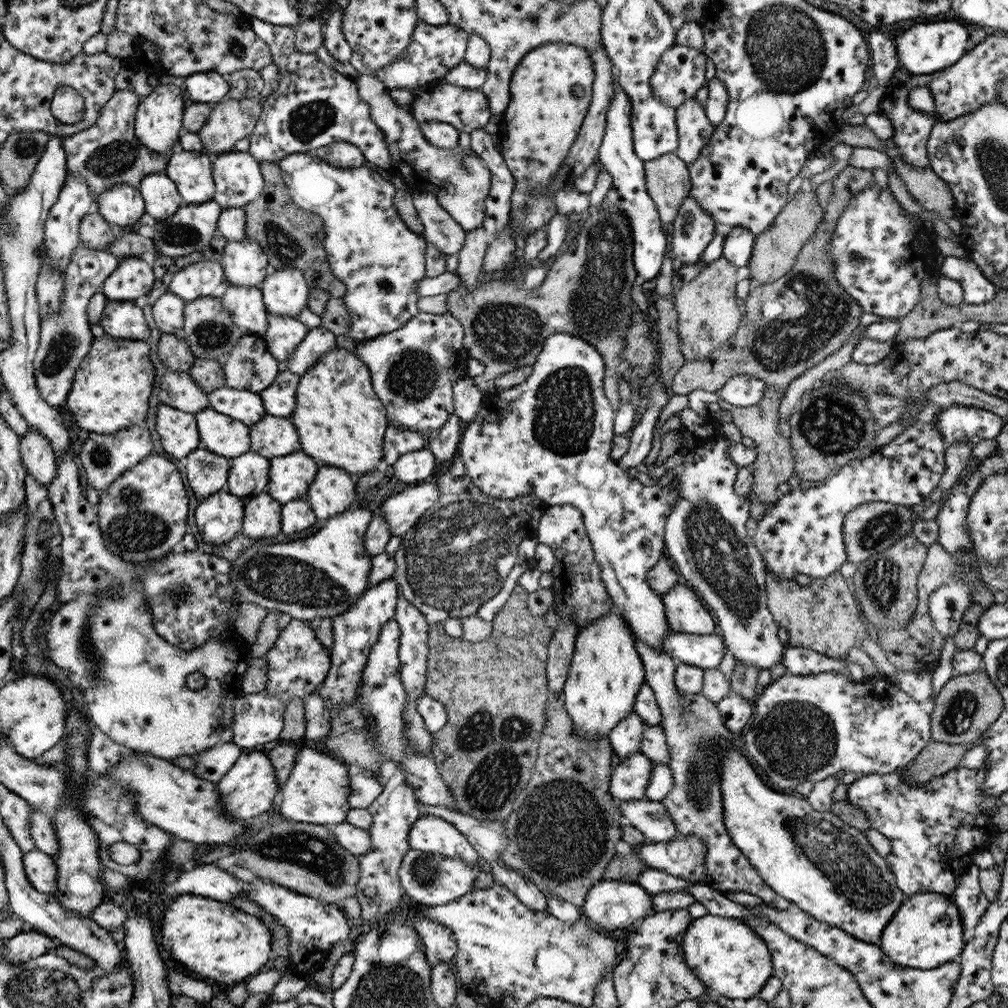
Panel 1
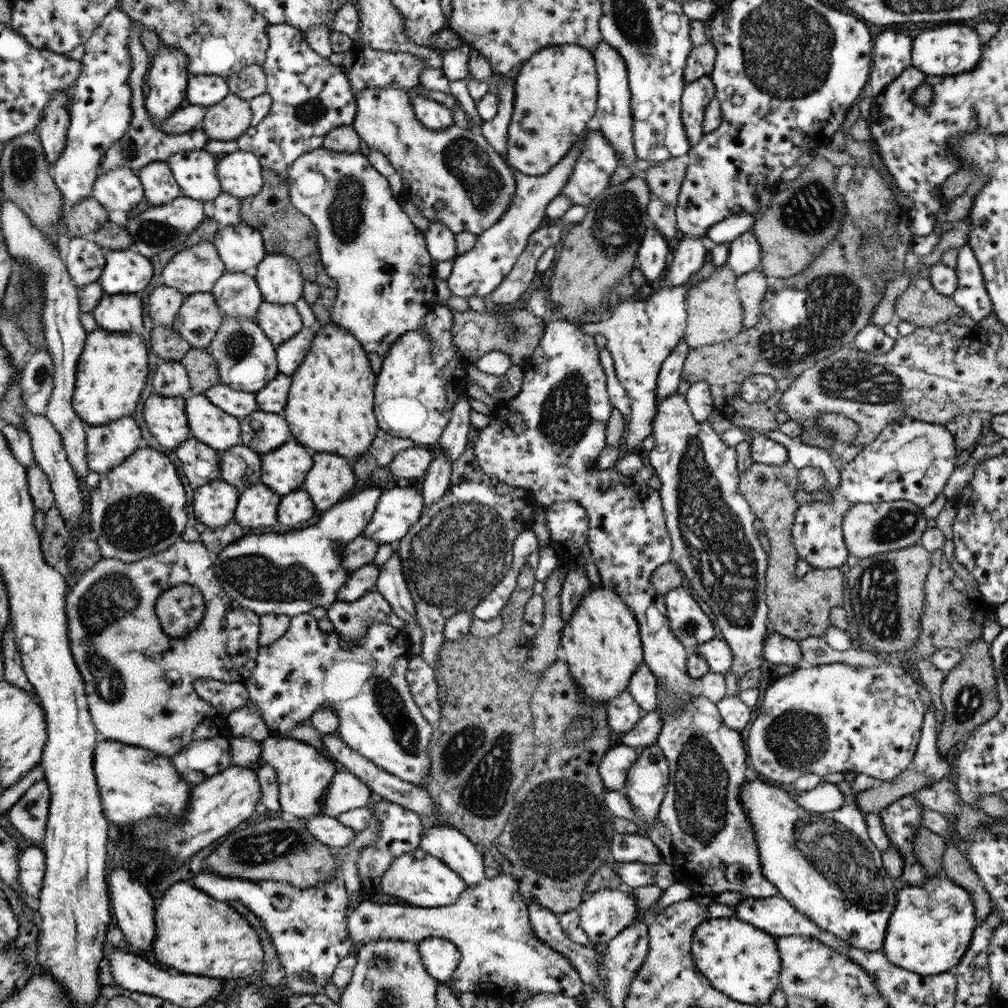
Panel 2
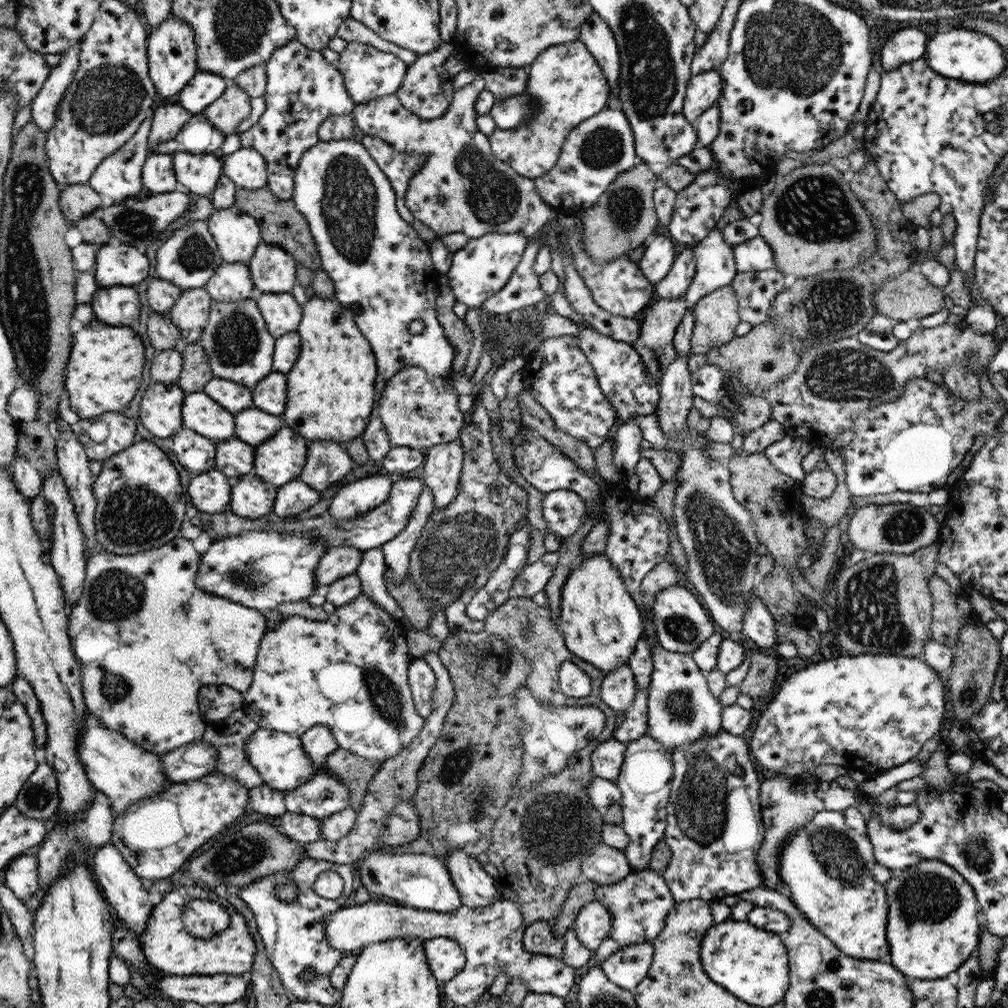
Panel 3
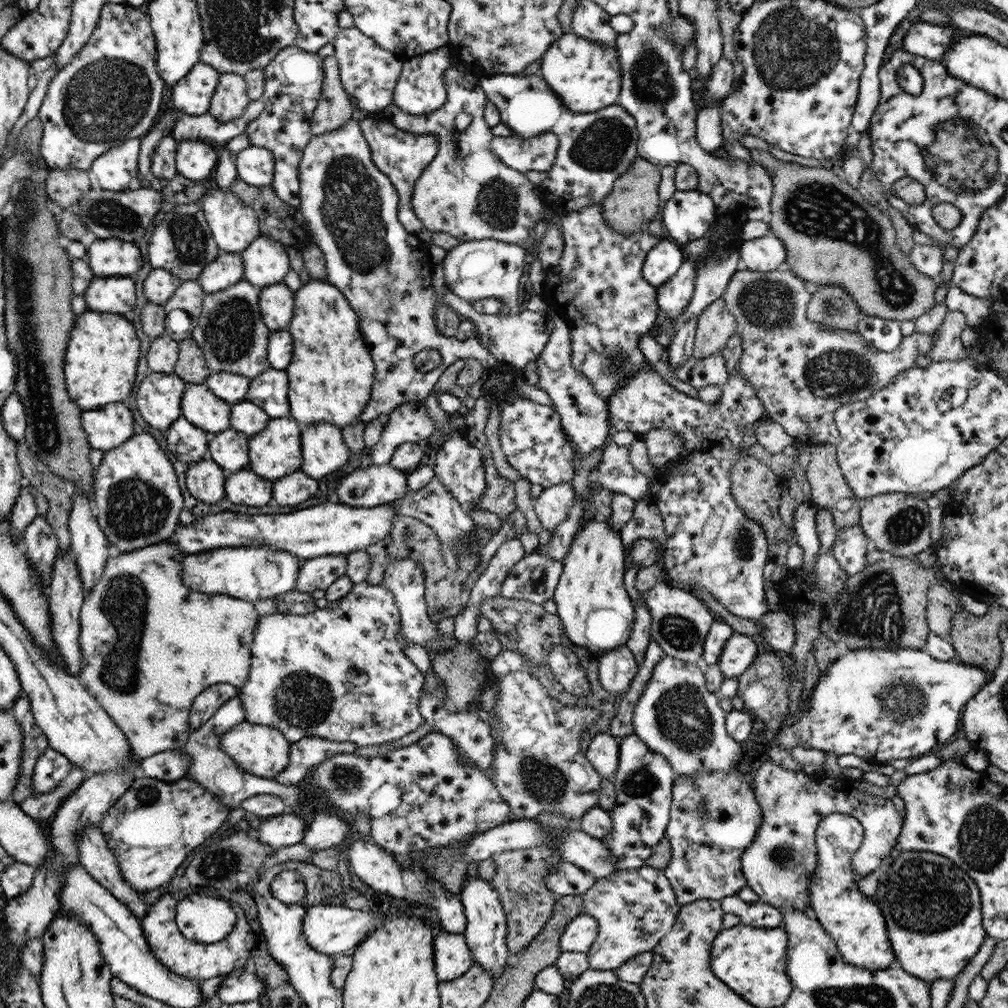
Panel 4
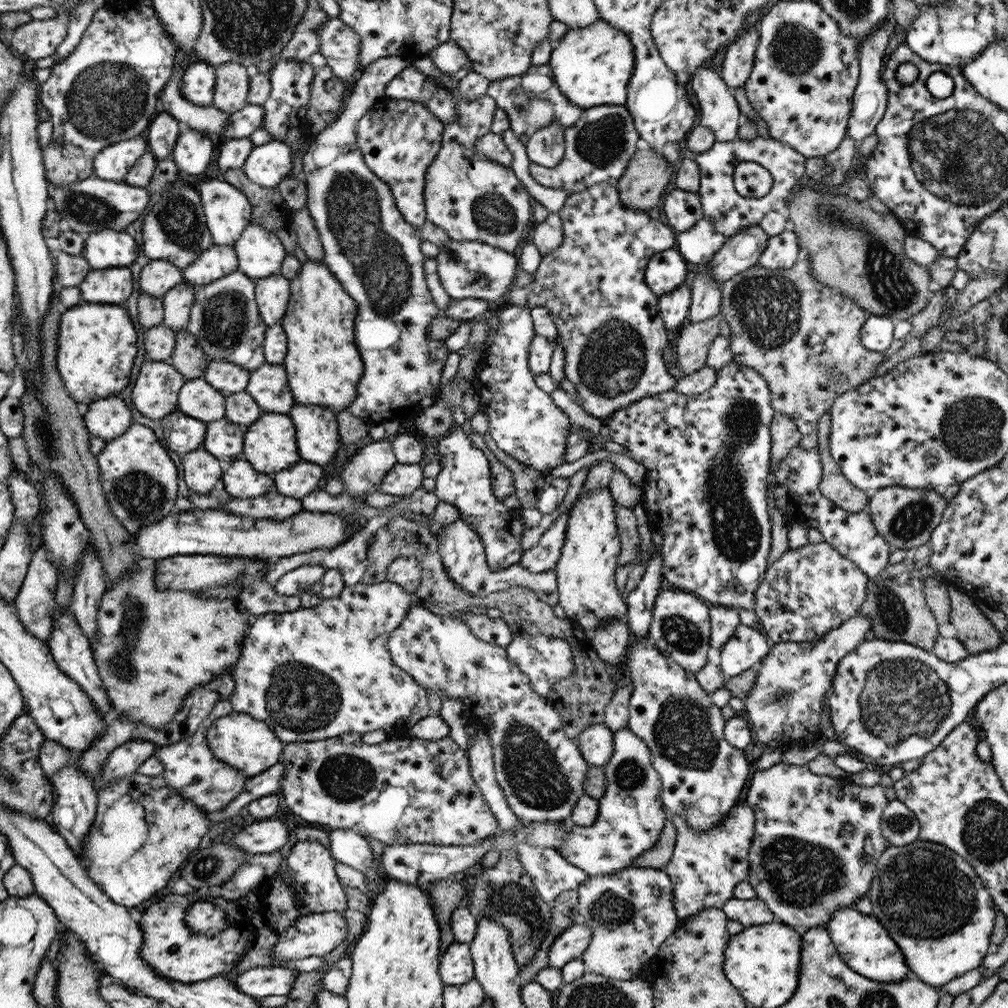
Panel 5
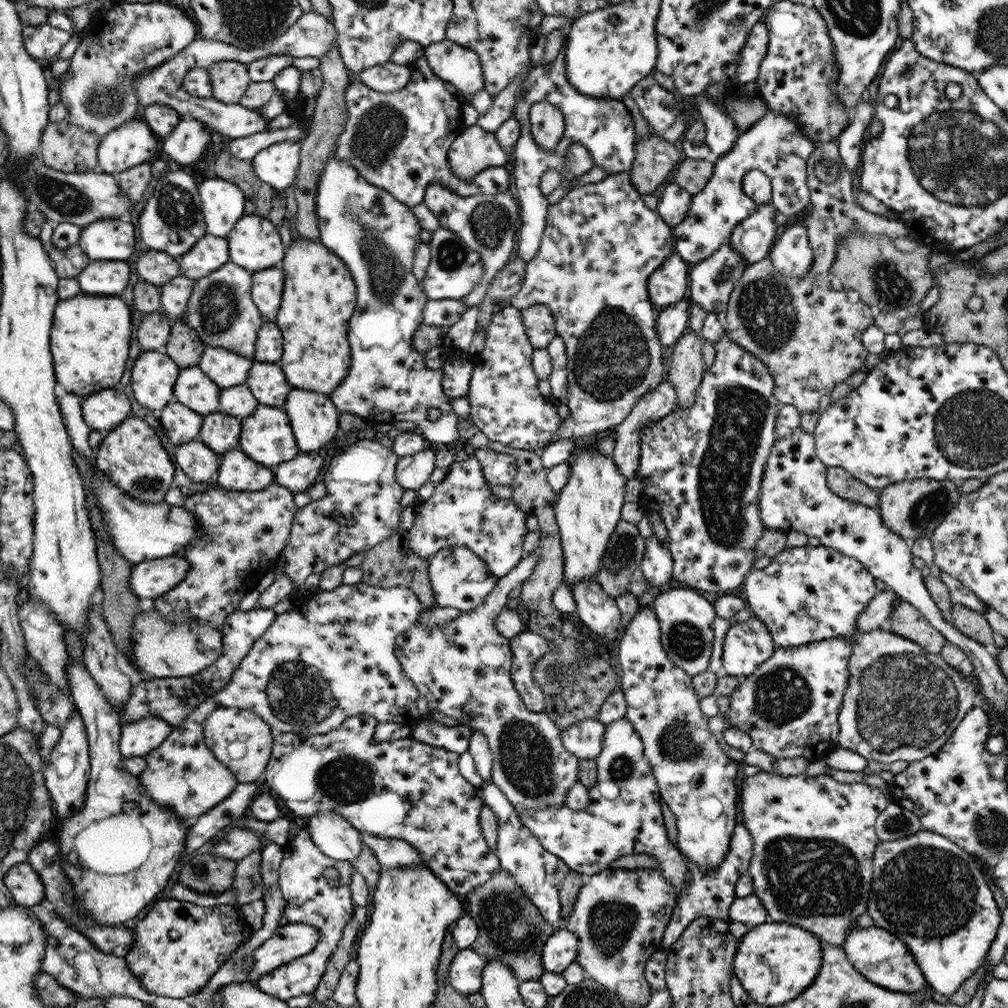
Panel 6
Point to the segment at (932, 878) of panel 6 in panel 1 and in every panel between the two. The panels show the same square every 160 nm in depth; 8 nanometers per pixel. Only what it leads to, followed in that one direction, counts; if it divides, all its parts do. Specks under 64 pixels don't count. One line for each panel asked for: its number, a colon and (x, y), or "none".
1: (926, 932)
2: (931, 927)
3: (933, 927)
4: (932, 909)
5: (934, 906)

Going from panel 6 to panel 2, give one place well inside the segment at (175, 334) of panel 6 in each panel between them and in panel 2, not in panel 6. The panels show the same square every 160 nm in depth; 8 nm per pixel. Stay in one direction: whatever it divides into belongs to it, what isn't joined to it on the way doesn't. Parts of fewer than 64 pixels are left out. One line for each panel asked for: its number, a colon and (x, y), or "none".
2: (201, 369)
3: (196, 372)
4: (192, 366)
5: (188, 357)

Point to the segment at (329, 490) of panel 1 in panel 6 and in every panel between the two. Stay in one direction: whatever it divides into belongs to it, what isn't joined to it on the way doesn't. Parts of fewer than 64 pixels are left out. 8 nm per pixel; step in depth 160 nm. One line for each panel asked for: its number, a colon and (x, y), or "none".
2: (331, 478)
3: (327, 462)
4: (324, 452)
5: (318, 435)
6: (314, 418)

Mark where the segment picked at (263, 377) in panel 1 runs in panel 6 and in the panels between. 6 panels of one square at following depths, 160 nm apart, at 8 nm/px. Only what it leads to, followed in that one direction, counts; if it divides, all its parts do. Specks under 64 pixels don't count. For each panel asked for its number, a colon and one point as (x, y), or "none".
2: (244, 354)
3: (239, 345)
4: (230, 331)
5: (224, 319)
6: (221, 309)

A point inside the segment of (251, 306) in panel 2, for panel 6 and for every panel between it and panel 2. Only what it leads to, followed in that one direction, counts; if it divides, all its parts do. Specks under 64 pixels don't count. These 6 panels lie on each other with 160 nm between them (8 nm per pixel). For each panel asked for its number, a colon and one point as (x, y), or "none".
3: (233, 282)
4: (228, 269)
5: (218, 261)
6: (211, 252)

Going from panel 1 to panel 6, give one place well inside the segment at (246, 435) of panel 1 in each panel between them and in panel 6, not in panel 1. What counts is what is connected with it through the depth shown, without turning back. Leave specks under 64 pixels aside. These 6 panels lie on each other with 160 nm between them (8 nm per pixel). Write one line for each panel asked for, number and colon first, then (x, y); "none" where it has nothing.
2: (208, 423)
3: (201, 414)
4: (200, 406)
5: (197, 398)
6: (196, 390)

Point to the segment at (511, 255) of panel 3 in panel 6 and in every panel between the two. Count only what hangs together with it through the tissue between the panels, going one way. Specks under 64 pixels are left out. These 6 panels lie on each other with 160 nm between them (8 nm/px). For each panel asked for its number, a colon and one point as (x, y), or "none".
4: (474, 270)
5: (467, 269)
6: (455, 269)

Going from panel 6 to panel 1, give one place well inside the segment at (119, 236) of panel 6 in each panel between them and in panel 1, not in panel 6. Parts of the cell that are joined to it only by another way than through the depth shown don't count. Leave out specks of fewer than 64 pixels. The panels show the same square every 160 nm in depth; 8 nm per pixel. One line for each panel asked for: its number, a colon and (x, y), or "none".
1: (133, 278)
2: (127, 271)
3: (117, 264)
4: (111, 257)
5: (108, 249)

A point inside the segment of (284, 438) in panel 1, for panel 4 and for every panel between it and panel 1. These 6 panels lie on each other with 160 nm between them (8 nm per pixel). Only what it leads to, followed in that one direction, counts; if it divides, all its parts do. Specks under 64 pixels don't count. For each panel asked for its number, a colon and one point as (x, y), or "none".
2: (262, 431)
3: (253, 426)
4: (248, 418)

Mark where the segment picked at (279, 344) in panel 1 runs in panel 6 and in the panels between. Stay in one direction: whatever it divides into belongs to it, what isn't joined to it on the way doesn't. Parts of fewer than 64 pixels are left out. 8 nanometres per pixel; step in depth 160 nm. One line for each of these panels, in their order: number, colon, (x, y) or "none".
2: (281, 322)
3: (282, 314)
4: (277, 302)
5: (273, 293)
6: (267, 290)

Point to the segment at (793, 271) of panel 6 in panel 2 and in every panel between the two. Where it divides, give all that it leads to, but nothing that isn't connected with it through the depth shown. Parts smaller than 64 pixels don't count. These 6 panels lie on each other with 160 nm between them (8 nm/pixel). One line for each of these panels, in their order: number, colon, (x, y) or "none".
2: (744, 253)
3: (754, 254)
4: (766, 253)
5: (781, 251)

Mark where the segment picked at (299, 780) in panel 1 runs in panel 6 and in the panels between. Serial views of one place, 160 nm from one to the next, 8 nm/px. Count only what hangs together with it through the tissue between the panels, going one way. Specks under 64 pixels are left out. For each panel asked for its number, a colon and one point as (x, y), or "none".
2: (304, 773)
3: (280, 758)
4: (263, 751)
5: (238, 739)
6: (241, 739)

